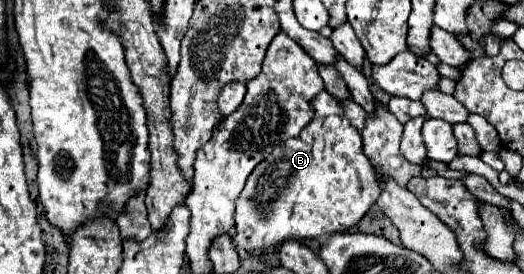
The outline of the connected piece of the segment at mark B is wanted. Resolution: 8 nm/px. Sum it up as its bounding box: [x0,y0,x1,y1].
[233,92,381,250]

